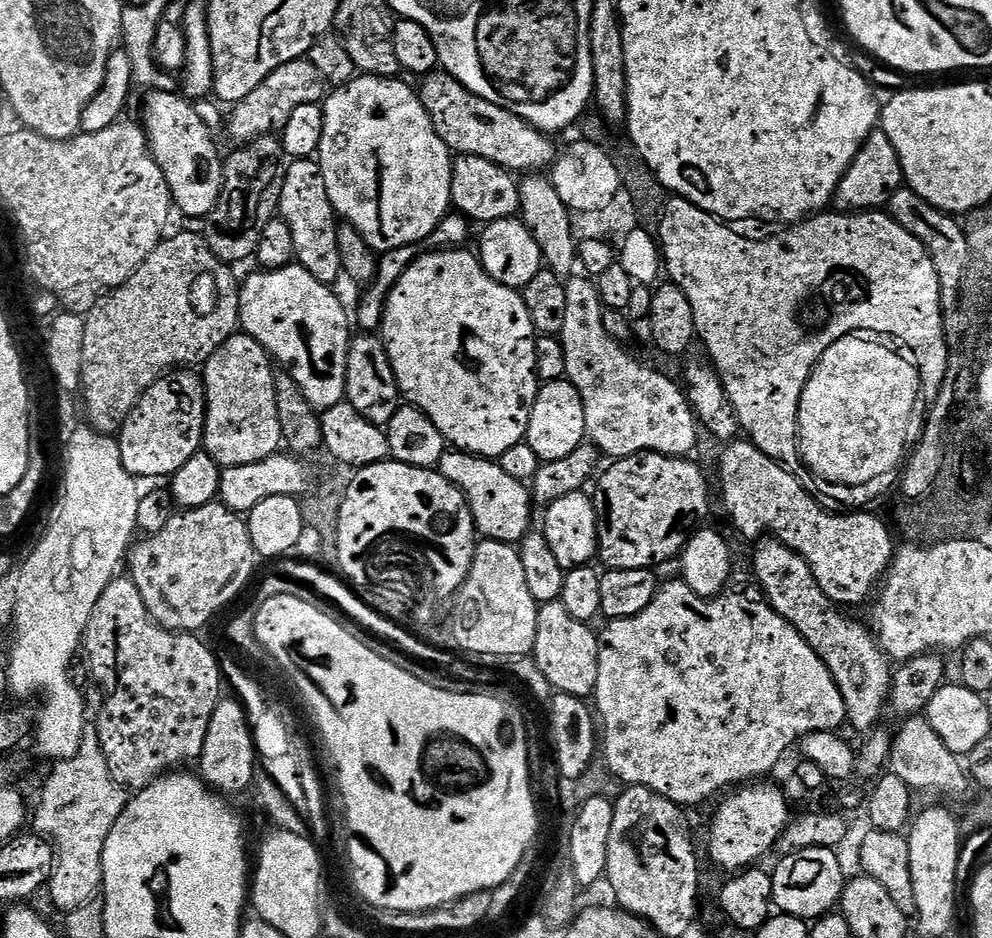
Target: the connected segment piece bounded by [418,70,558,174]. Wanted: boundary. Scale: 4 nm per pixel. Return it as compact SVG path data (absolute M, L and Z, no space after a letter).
M443 70L423 77L418 84L418 95L422 106L426 106L426 114L430 114L434 122L434 130L438 130L453 153L486 158L513 174L532 174L547 169L557 158L558 148L552 145L551 135L518 118L518 114L494 102L486 102L486 98L478 98L478 94L466 90L462 82Z

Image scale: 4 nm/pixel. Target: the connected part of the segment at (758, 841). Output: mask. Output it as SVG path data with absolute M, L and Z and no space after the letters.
M752 782L728 794L733 796L725 795L712 820L712 829L708 832L708 852L718 867L725 868L725 873L735 874L760 862L768 851L772 852L777 847L780 835L789 824L788 800L783 790L764 783L768 782Z

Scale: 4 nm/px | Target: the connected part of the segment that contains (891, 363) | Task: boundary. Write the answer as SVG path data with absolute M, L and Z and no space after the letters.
M864 334L834 342L814 366L800 399L804 468L813 477L825 476L841 483L845 490L863 489L888 469L905 463L910 448L908 427L916 412L916 399L922 396L915 364L907 355L899 356L879 342L884 343Z

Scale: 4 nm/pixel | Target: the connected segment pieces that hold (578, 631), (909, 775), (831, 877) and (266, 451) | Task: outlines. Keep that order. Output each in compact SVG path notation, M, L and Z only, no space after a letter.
M560 603L541 604L539 605L540 613L538 614L538 630L534 638L532 647L532 656L537 662L537 666L546 676L546 680L557 693L565 692L571 696L588 698L596 691L598 682L598 654L600 653L600 641L597 633L591 632L589 625L578 618L570 618L566 606Z
M923 715L910 716L900 726L900 733L896 732L892 741L891 775L902 778L902 782L906 782L906 786L910 786L912 789L934 791L944 798L945 796L960 796L968 786L970 787L970 776L965 765L945 746L942 738L938 738L938 734L934 734L934 726L930 726L930 722Z
M812 847L781 857L771 875L773 905L783 915L798 917L805 922L815 921L833 911L839 905L846 883L846 875L844 876L840 860L836 855L838 854L831 848Z
M234 334L210 359L202 365L204 382L204 442L203 451L215 458L221 469L234 466L246 466L250 462L262 462L262 458L270 458L281 451L280 423L278 422L278 402L274 402L273 361L252 336Z

